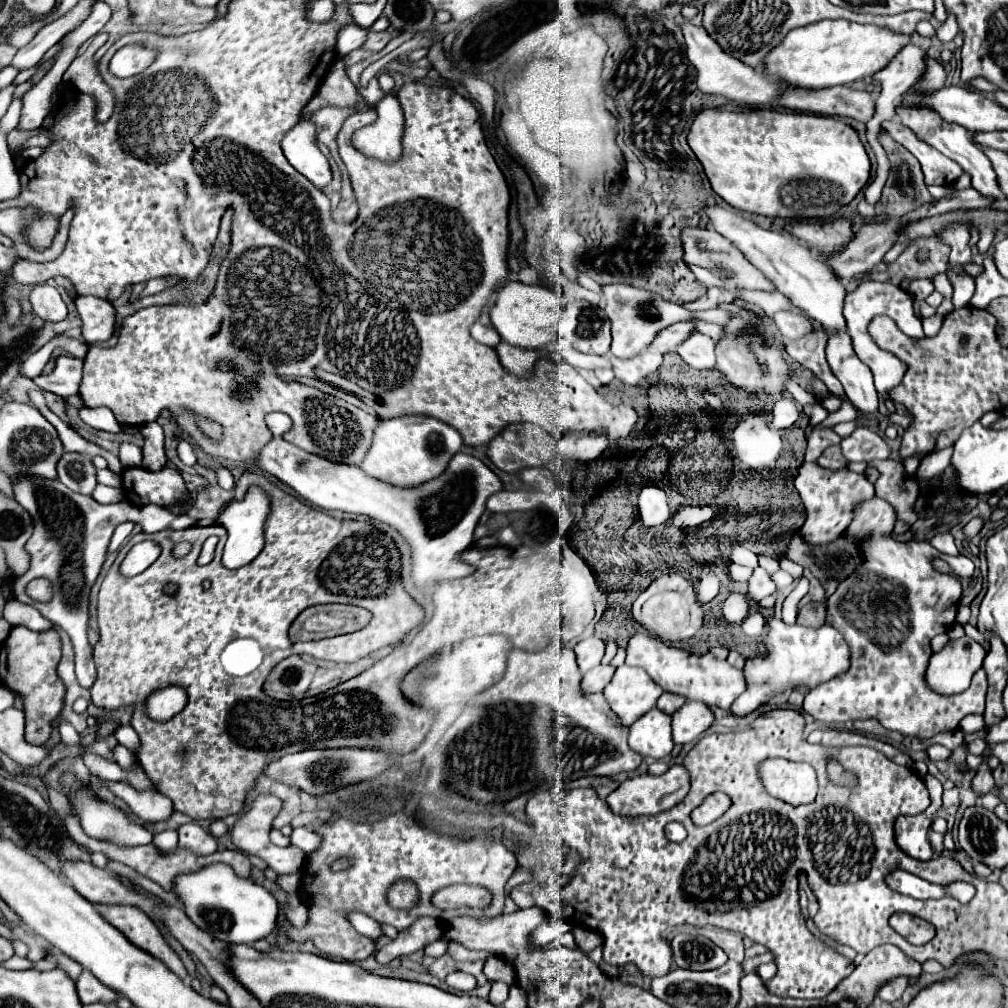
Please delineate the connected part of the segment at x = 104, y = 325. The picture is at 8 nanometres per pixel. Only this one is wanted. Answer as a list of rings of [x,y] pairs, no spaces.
[[[99,297],[75,299],[81,315],[82,336],[87,343],[107,341],[115,333],[115,307]]]

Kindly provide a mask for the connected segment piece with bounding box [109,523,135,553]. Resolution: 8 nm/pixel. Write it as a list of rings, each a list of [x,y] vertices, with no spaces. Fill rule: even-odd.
[[[119,523],[117,527],[115,527],[115,531],[113,531],[113,537],[111,537],[111,543],[109,543],[109,551],[111,553],[117,553],[119,549],[121,549],[121,545],[127,541],[127,537],[129,537],[129,533],[133,531],[133,523]]]

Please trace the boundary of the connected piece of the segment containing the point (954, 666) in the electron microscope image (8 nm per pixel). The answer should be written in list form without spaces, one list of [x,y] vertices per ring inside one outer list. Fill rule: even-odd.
[[[967,635],[949,641],[939,653],[931,655],[929,667],[925,671],[925,683],[931,691],[939,695],[957,695],[969,689],[971,677],[981,669],[985,659],[985,649],[975,639]]]

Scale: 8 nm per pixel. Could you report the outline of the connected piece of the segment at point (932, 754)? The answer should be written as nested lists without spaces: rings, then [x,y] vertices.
[[[941,745],[929,747],[929,749],[927,749],[927,755],[929,755],[929,759],[933,759],[933,761],[947,761],[947,759],[951,759],[951,751],[945,749],[945,747],[941,747]]]

